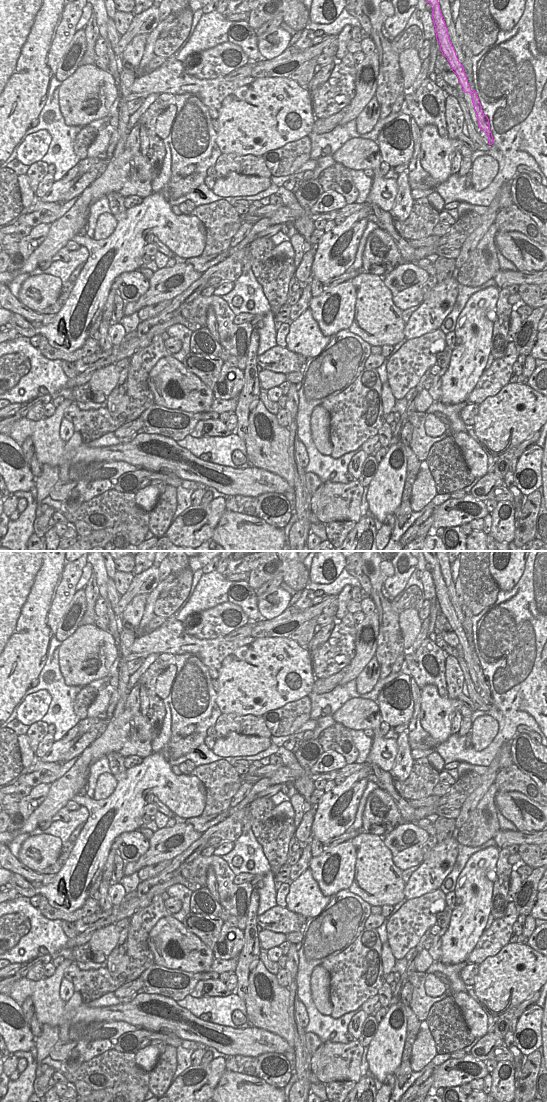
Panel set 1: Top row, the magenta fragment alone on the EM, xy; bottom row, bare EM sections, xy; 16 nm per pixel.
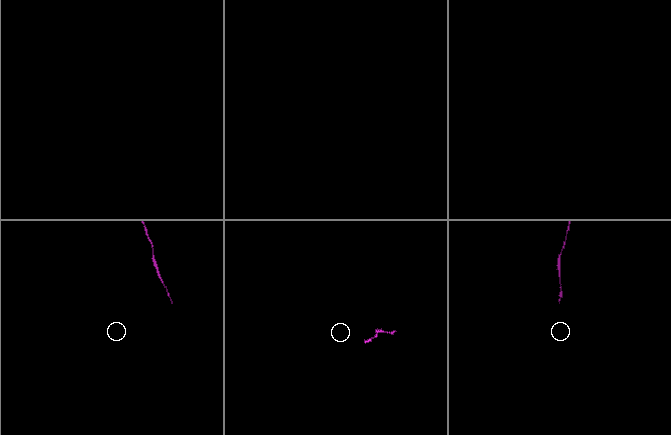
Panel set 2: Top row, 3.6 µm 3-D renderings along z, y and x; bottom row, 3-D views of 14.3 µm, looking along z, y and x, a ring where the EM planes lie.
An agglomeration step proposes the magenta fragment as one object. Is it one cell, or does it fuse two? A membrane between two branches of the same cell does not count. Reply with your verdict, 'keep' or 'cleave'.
cleave

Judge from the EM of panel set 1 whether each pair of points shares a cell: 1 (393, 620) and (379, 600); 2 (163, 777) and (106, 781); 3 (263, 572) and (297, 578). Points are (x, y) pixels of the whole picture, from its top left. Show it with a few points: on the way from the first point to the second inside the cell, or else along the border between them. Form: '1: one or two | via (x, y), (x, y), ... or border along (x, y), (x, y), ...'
1: one | via (387, 617), (380, 610), (379, 606)
2: two | border along (114, 775), (115, 789), (101, 798)
3: one | via (271, 571), (276, 569), (289, 570)

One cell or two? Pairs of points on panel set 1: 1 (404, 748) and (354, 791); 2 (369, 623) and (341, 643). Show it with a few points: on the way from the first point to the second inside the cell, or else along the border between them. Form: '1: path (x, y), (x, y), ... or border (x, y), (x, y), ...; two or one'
1: border (397, 740), (397, 755), (393, 767), (388, 771); two
2: border (356, 626), (354, 656); two

